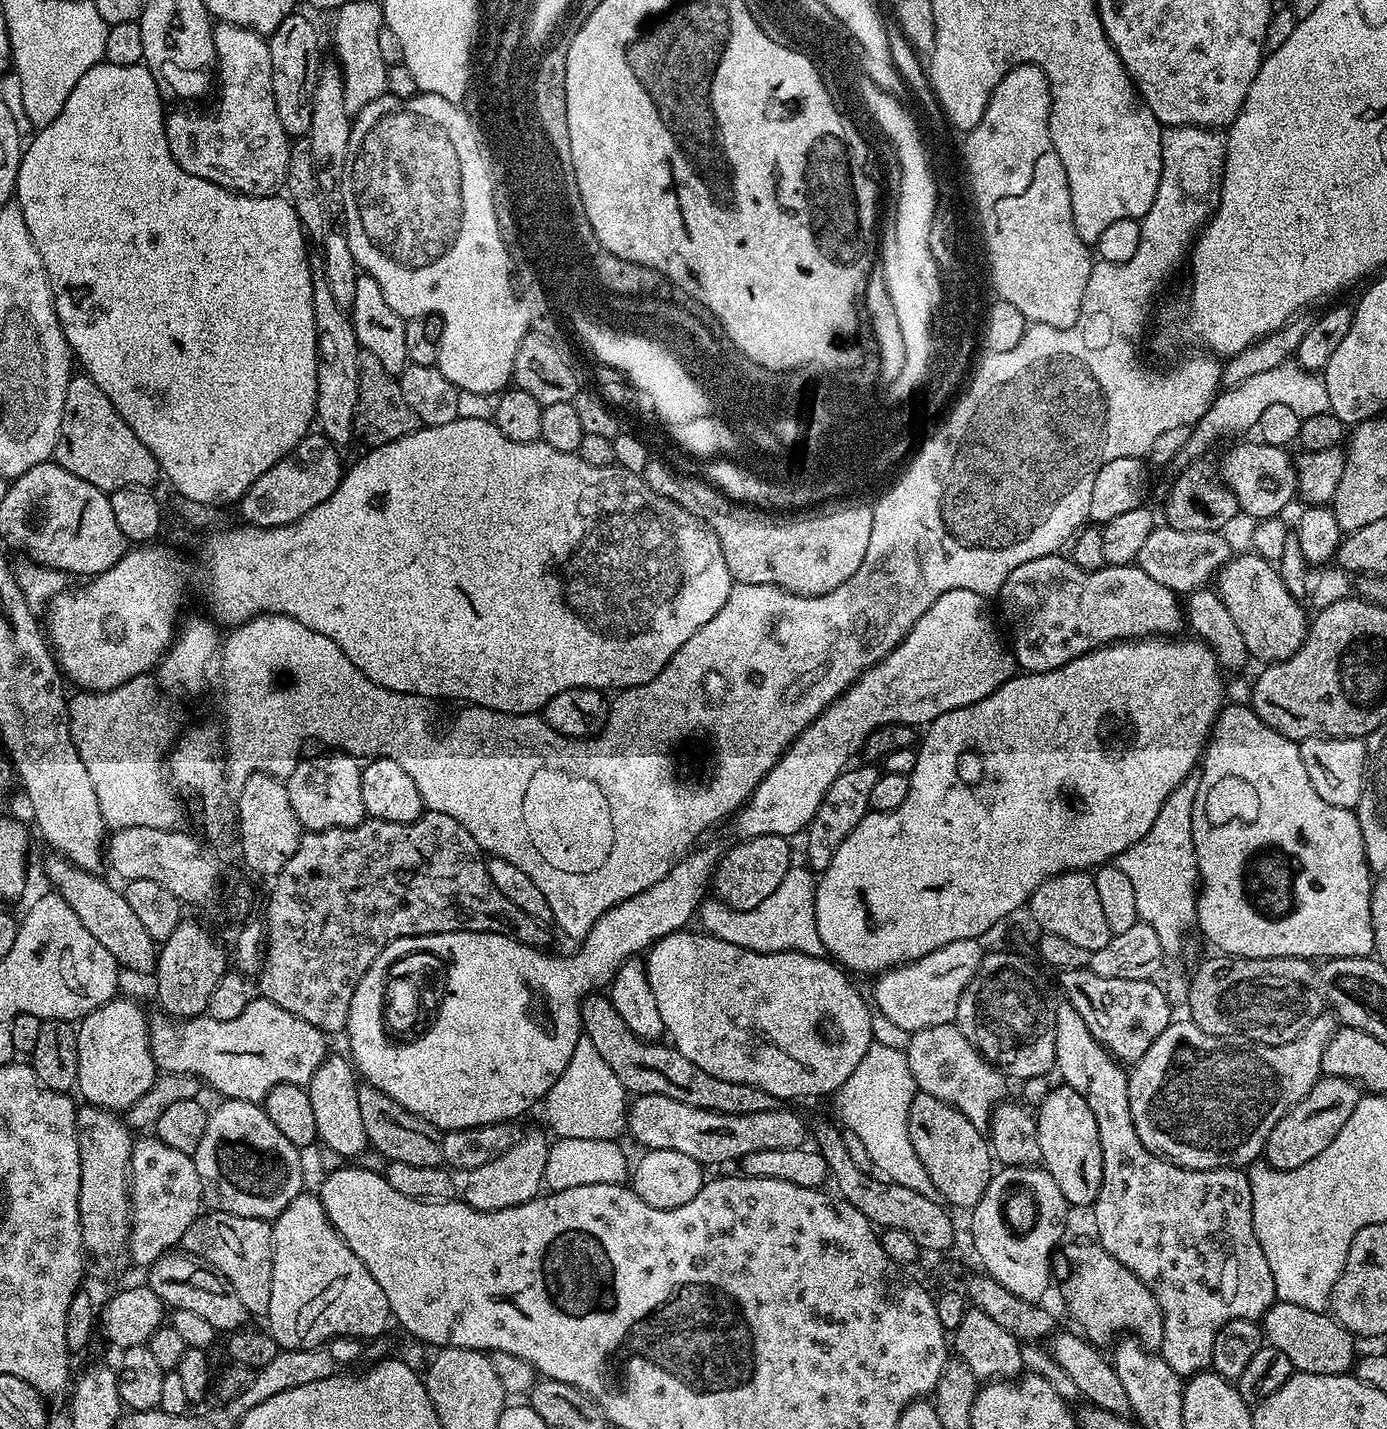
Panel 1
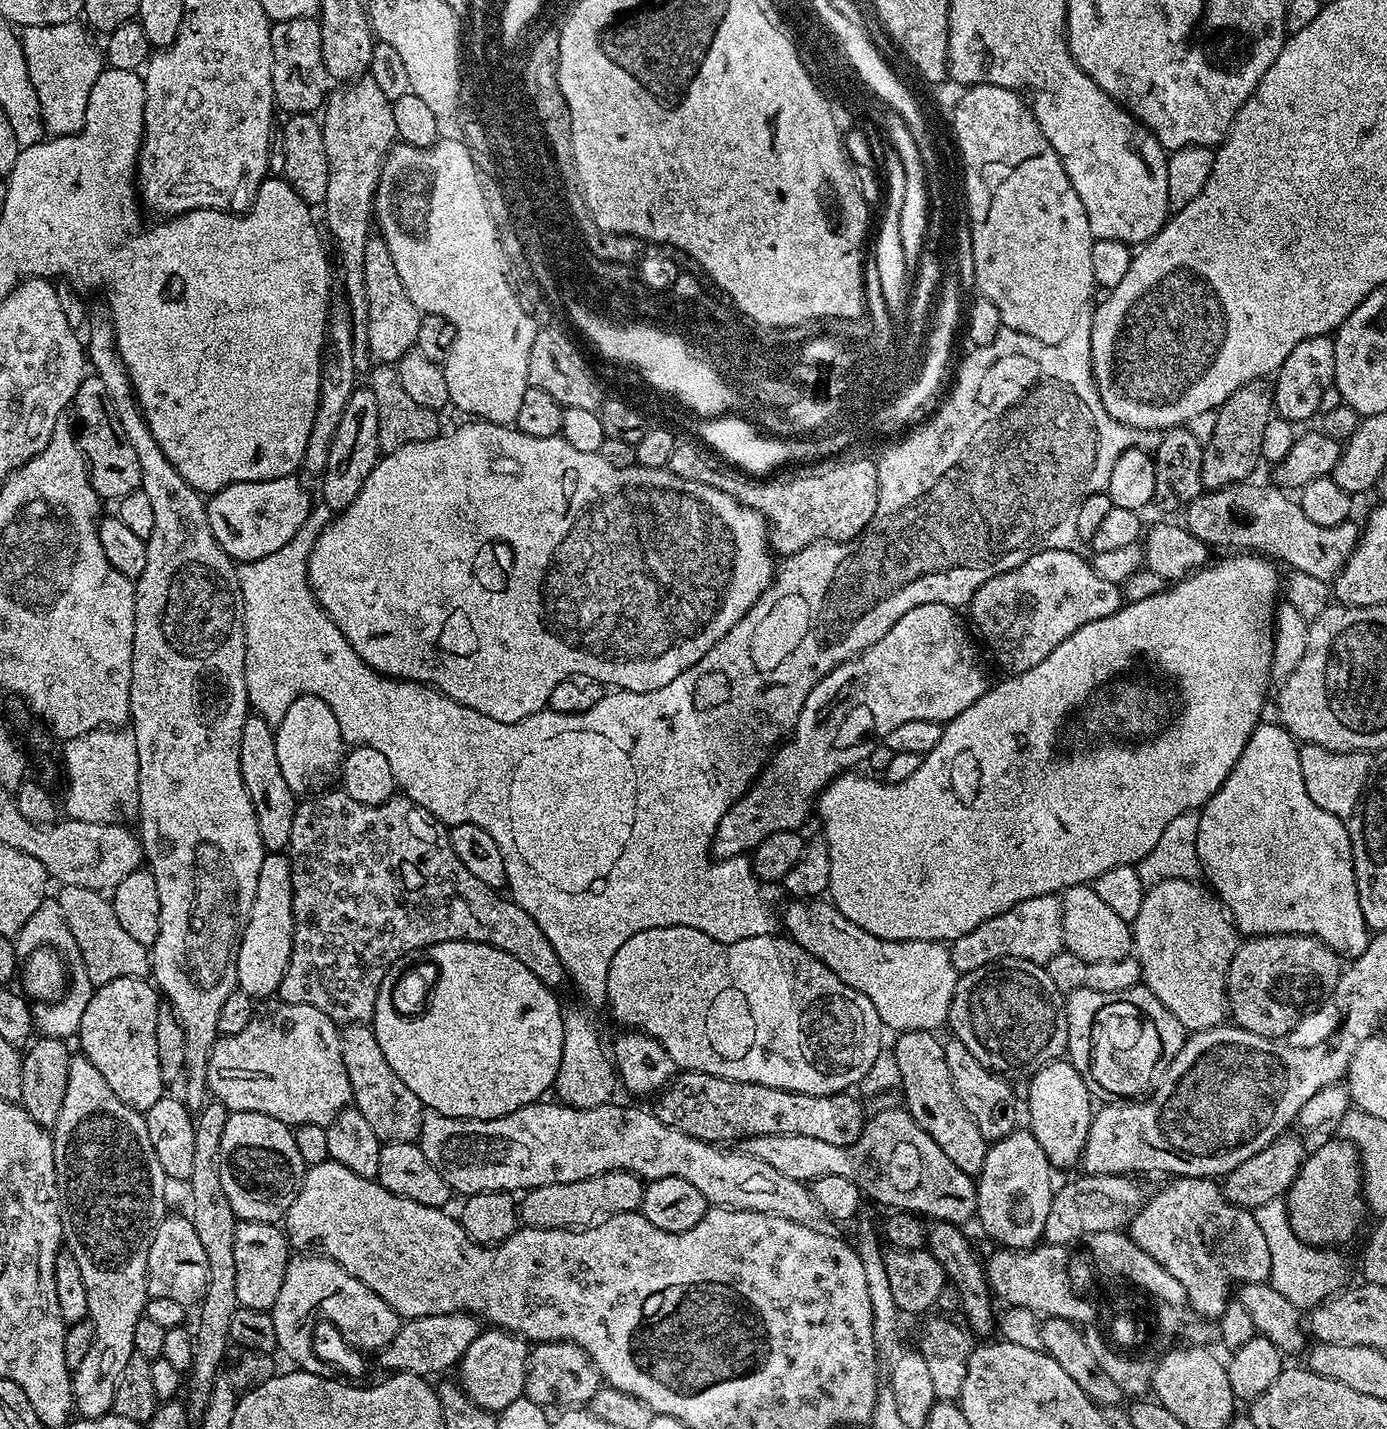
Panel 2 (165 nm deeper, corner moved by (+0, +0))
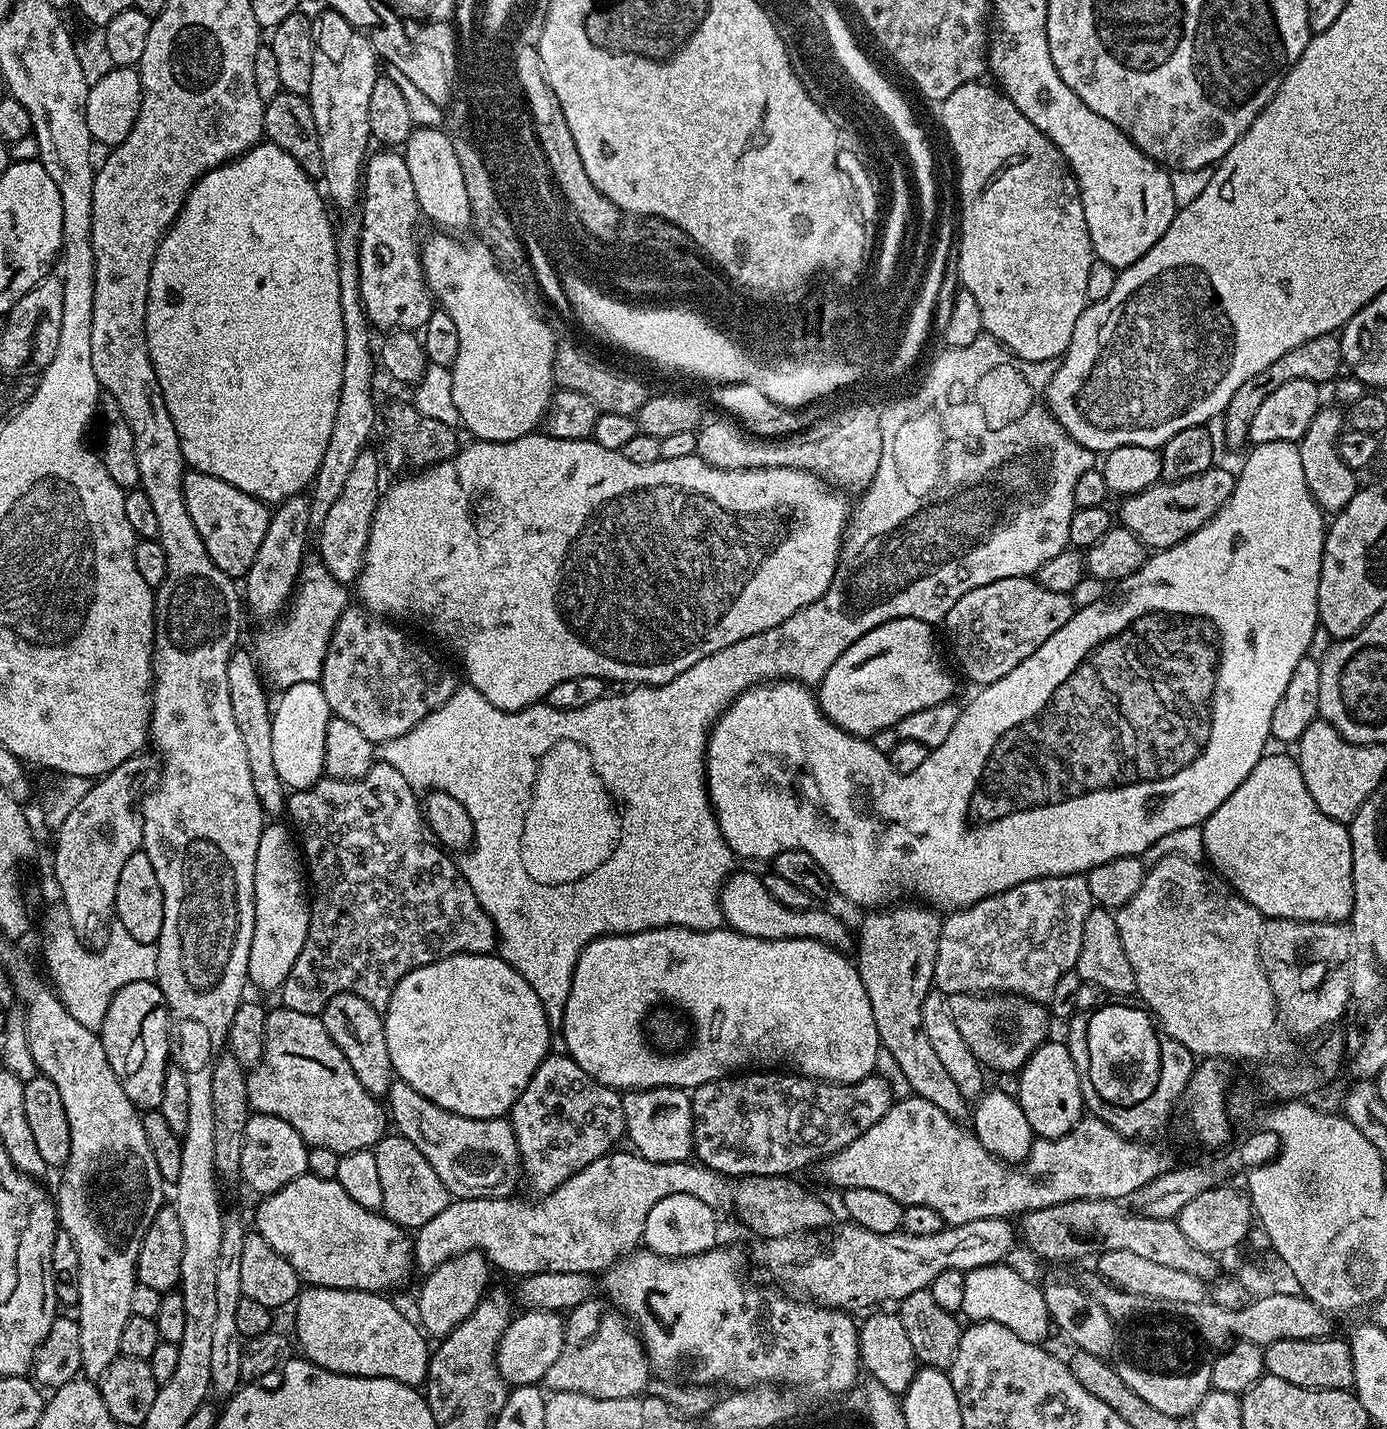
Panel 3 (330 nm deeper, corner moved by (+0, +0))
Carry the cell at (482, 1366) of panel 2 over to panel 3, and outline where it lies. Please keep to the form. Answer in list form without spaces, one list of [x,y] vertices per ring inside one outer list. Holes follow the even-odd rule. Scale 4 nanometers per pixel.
[[[524,1310],[513,1315],[512,1321],[508,1323],[498,1342],[496,1351],[496,1365],[505,1384],[509,1386],[539,1385],[543,1381],[546,1370],[550,1370],[558,1354],[562,1354],[564,1321],[565,1317],[559,1312]]]

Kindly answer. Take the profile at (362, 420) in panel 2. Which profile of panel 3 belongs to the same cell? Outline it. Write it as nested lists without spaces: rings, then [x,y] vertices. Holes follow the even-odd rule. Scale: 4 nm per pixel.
[[[366,450],[358,454],[354,467],[350,469],[350,475],[346,477],[346,483],[342,485],[342,494],[338,494],[334,506],[330,506],[326,518],[318,525],[318,532],[320,532],[319,563],[324,564],[328,573],[339,584],[345,586],[355,582],[364,568],[364,551],[368,548],[370,526],[374,518],[374,510],[382,495],[380,468],[382,472],[382,460],[377,453],[375,456],[372,450]]]

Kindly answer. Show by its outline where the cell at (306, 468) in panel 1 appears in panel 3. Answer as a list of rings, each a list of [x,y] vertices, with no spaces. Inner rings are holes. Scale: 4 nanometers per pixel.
[[[195,470],[185,471],[184,502],[214,566],[227,576],[243,578],[250,570],[250,562],[254,562],[254,554],[258,554],[258,546],[262,546],[262,538],[266,538],[269,505],[230,486],[230,482],[222,482],[222,478]]]

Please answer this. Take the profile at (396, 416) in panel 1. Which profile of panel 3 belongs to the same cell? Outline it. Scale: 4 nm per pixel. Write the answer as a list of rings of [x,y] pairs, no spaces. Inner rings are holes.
[[[392,404],[388,413],[382,416],[382,432],[388,441],[384,444],[382,460],[392,472],[396,474],[415,474],[423,472],[426,468],[433,468],[435,464],[441,464],[443,460],[450,460],[458,451],[456,444],[456,428],[451,424],[442,422],[438,418],[426,418],[416,408],[415,404]]]

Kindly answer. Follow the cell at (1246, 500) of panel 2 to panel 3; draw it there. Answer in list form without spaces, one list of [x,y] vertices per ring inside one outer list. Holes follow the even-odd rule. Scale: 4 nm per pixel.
[[[1219,466],[1208,468],[1202,474],[1194,474],[1194,478],[1157,482],[1146,490],[1123,497],[1119,501],[1118,520],[1149,549],[1169,548],[1194,534],[1210,518],[1214,518],[1216,511],[1230,498],[1235,485],[1236,476]]]

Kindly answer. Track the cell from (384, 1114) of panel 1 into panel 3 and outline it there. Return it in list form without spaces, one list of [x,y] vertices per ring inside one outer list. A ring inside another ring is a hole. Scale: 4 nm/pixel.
[[[343,992],[334,994],[330,1002],[326,1002],[320,1021],[326,1026],[326,1034],[346,1054],[346,1062],[350,1062],[350,1070],[354,1070],[358,1082],[370,1095],[377,1098],[387,1097],[394,1079],[390,1050],[386,1050],[386,1034],[384,1033],[384,1017],[370,1002],[358,998],[358,994]]]

